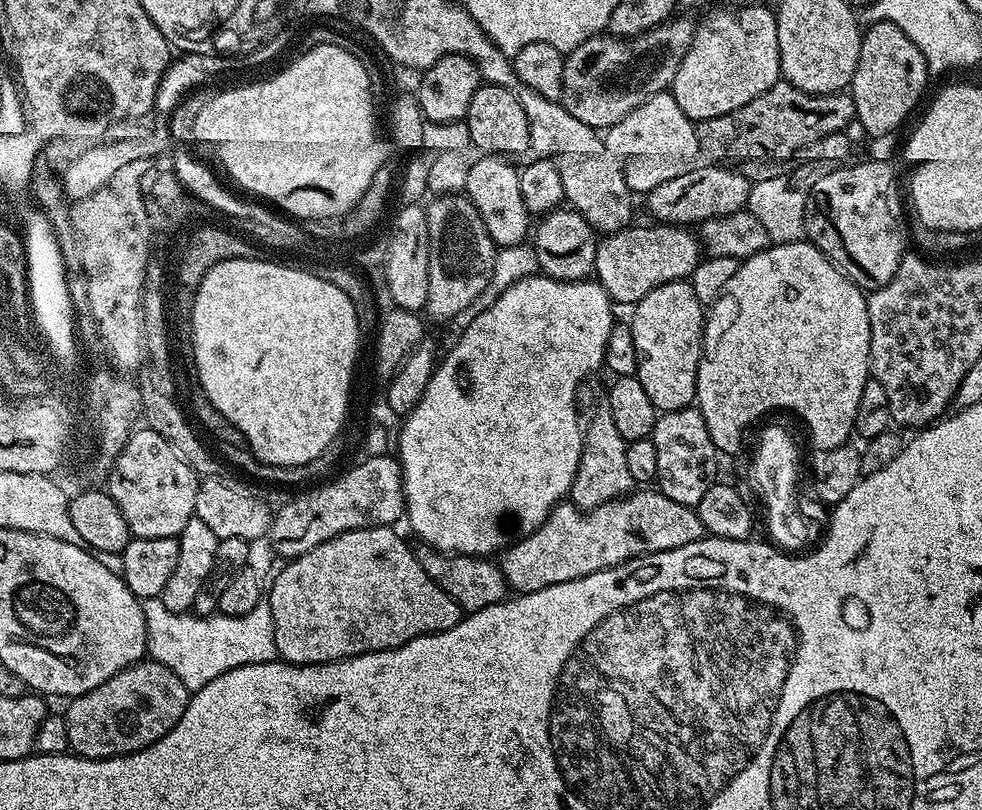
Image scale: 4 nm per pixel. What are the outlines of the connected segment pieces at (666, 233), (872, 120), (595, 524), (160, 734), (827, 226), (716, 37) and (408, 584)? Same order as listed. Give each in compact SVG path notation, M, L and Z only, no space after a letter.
M659 222L651 226L653 228L629 226L599 237L594 258L594 276L606 290L613 305L634 306L646 298L650 290L666 282L691 277L702 259L702 244L695 231Z
M868 24L860 38L858 66L854 66L854 78L850 85L850 95L856 111L855 123L861 124L872 136L888 136L912 111L924 96L930 73L928 63L893 24Z
M644 486L633 490L627 496L606 502L597 508L583 509L571 502L561 502L553 508L552 513L528 536L521 536L499 553L498 563L509 589L513 593L523 594L542 590L546 586L554 586L558 582L570 582L574 578L582 578L586 574L594 574L598 570L606 570L618 566L636 556L645 556L651 552L674 550L678 546L686 546L690 542L703 540L706 533L698 518L695 508L682 506L682 502L674 502L674 498L666 498L655 487Z
M151 658L139 660L137 664L114 674L114 678L102 682L102 686L81 696L73 696L67 701L68 712L65 711L63 717L66 730L70 734L68 747L85 760L111 760L113 756L131 756L132 753L140 752L146 746L161 740L179 722L188 705L189 695L188 688L182 686L182 678L178 678L174 670Z
M860 160L857 164L853 162L844 162L839 166L832 166L827 169L825 176L820 176L816 180L816 185L810 191L810 207L807 209L807 239L815 244L845 276L850 277L861 290L871 290L879 288L881 284L890 282L890 278L894 278L894 274L898 270L898 266L902 262L902 258L906 255L904 248L908 244L908 228L904 225L904 204L900 201L900 192L896 189L896 180L892 177L892 172L880 160Z
M760 4L720 8L695 25L692 43L680 59L670 85L682 114L694 122L718 118L746 106L781 79L775 11Z
M392 526L355 528L338 534L301 556L293 556L272 580L266 602L274 618L276 654L286 664L329 664L367 652L402 646L419 636L450 630L462 613L456 600L446 594L422 570L413 545L408 545Z

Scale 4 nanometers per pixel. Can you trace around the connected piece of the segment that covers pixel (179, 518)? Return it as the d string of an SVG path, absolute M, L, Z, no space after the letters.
M144 426L133 431L107 476L106 491L122 510L133 537L179 537L186 522L196 515L196 495L200 489L198 475L170 441L152 428Z

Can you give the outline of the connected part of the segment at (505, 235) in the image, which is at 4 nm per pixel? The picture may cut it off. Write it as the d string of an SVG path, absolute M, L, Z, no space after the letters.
M480 154L477 160L464 169L466 182L463 191L474 202L478 214L482 214L482 222L486 226L486 234L496 244L497 249L524 244L530 236L530 213L526 202L522 202L522 190L518 187L518 168L515 163L499 156Z

